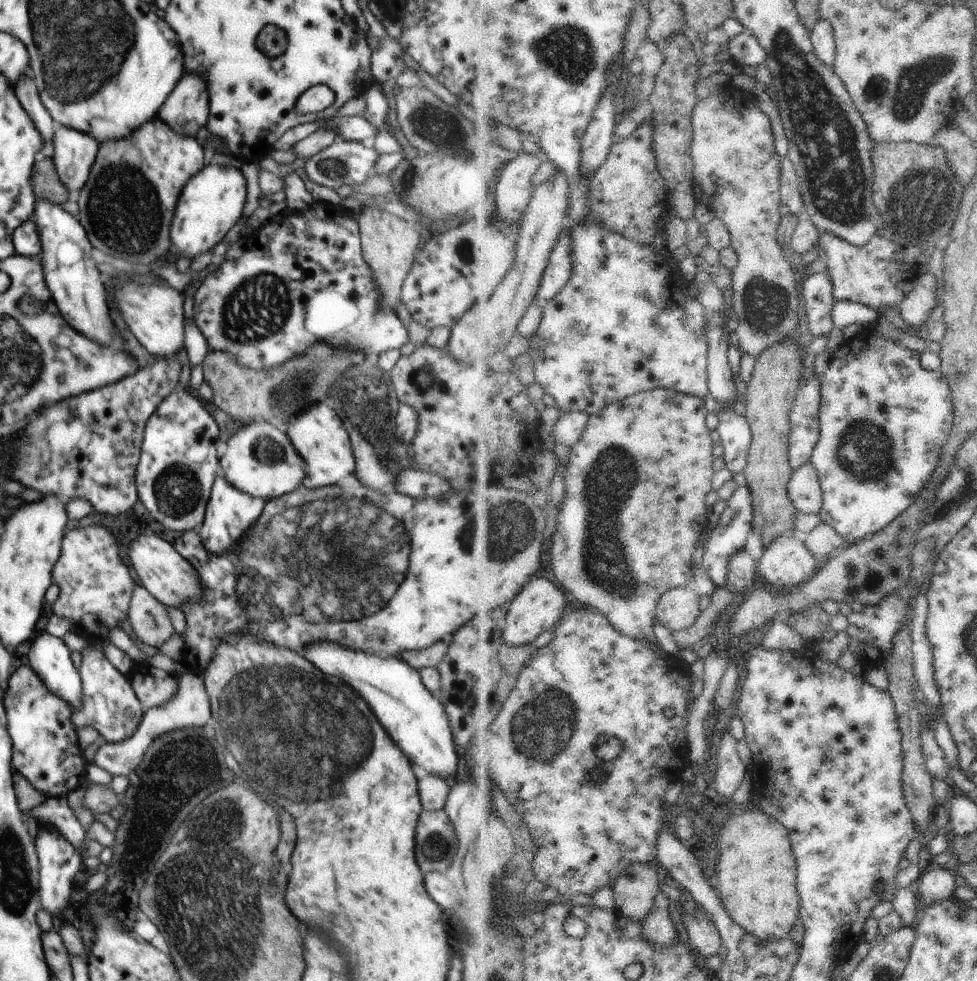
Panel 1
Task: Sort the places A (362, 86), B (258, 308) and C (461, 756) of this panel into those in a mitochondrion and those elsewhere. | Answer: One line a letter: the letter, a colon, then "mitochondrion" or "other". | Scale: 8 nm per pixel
A: other
B: mitochondrion
C: other

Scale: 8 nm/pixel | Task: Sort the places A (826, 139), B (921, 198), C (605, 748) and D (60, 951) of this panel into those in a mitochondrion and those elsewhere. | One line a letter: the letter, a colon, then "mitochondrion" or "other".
A: mitochondrion
B: mitochondrion
C: mitochondrion
D: other

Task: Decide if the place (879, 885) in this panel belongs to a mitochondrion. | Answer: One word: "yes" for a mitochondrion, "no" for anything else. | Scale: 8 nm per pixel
no

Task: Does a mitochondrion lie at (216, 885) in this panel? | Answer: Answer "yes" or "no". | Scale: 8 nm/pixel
yes

